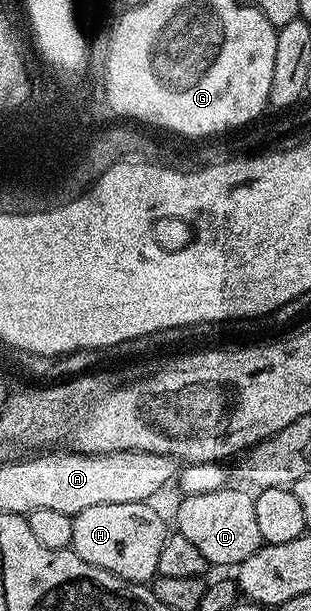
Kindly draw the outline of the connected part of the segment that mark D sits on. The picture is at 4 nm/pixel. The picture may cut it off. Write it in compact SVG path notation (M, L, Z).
M226 488L202 494L186 494L177 506L176 533L187 536L187 540L191 540L191 544L203 552L210 567L236 568L263 545L255 520L254 495L248 489L240 489Z

